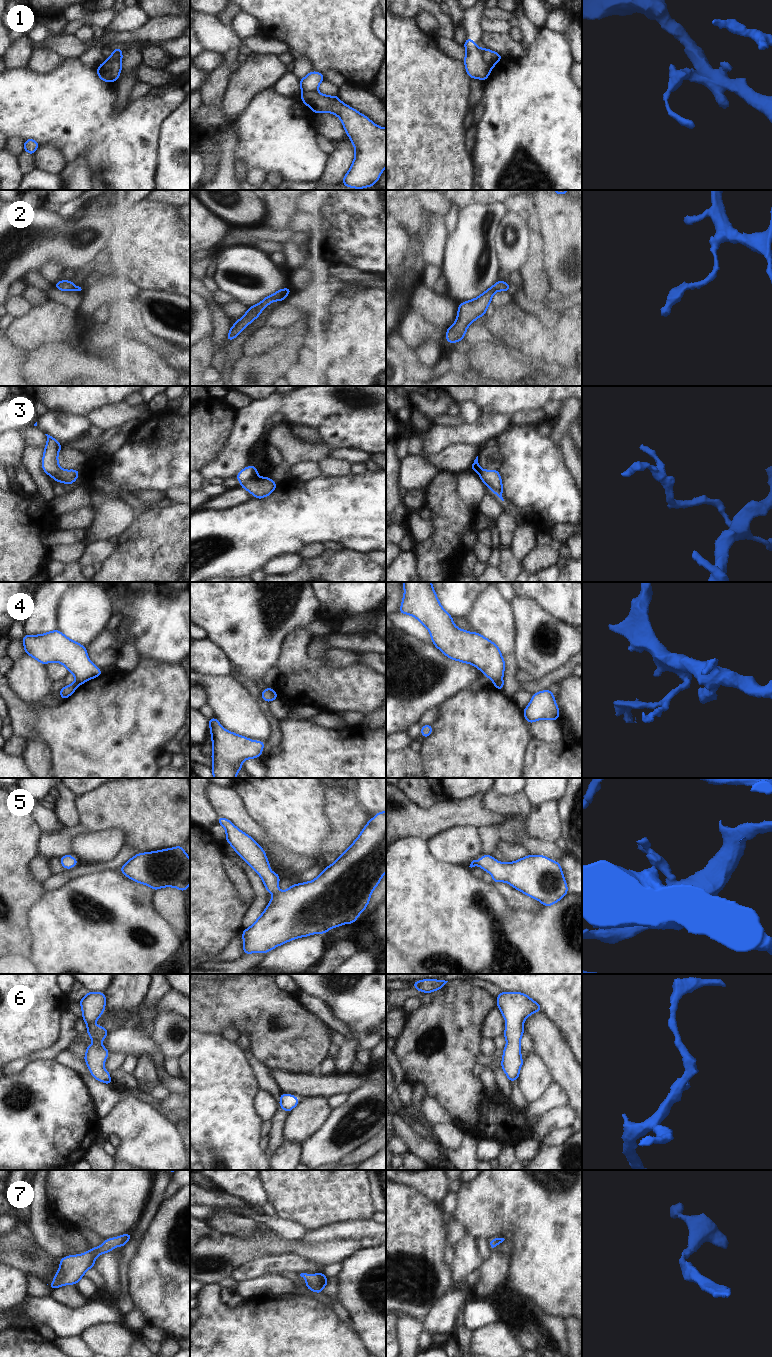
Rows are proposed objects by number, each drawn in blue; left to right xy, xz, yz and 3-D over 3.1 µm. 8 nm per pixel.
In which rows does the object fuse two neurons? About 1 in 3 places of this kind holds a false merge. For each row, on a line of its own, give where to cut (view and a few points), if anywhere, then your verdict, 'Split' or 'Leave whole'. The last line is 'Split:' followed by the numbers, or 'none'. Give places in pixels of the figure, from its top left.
1: Split along yz (482, 48), (482, 59), (491, 67). Split
2: No split. Leave whole
3: No split. Leave whole
4: Split along yz (502, 679), (494, 685). Split
5: No split. Leave whole
6: No split. Leave whole
7: No split. Leave whole
Split: 1, 4.

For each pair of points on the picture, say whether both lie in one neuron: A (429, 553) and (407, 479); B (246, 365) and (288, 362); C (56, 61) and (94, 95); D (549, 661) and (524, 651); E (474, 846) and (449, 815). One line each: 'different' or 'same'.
A: different
B: same
C: different
D: same
E: different

